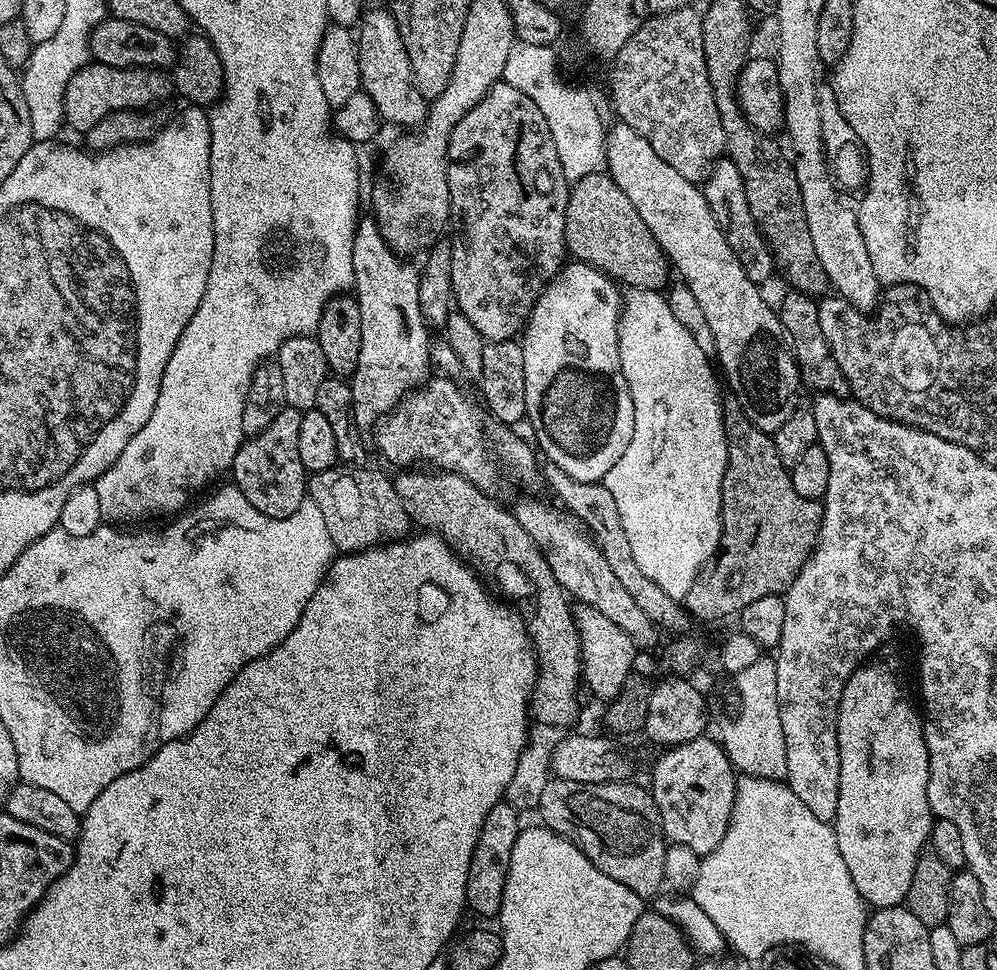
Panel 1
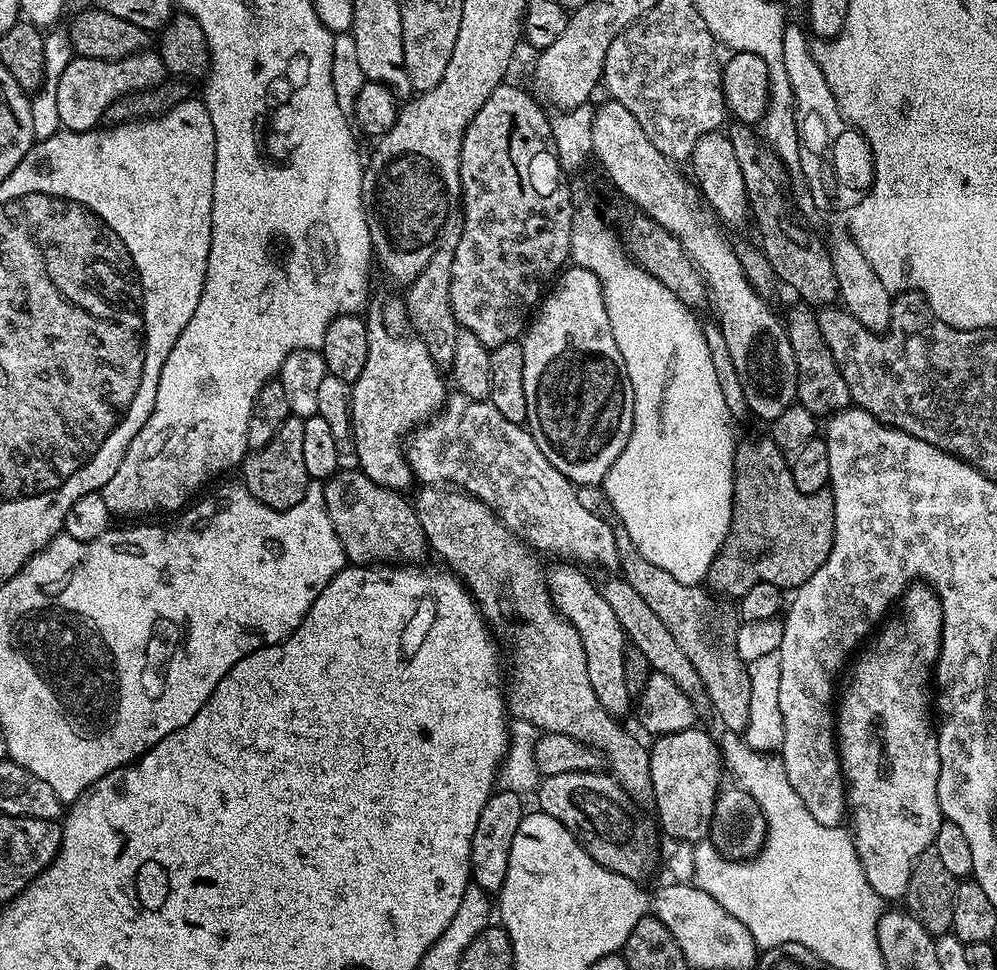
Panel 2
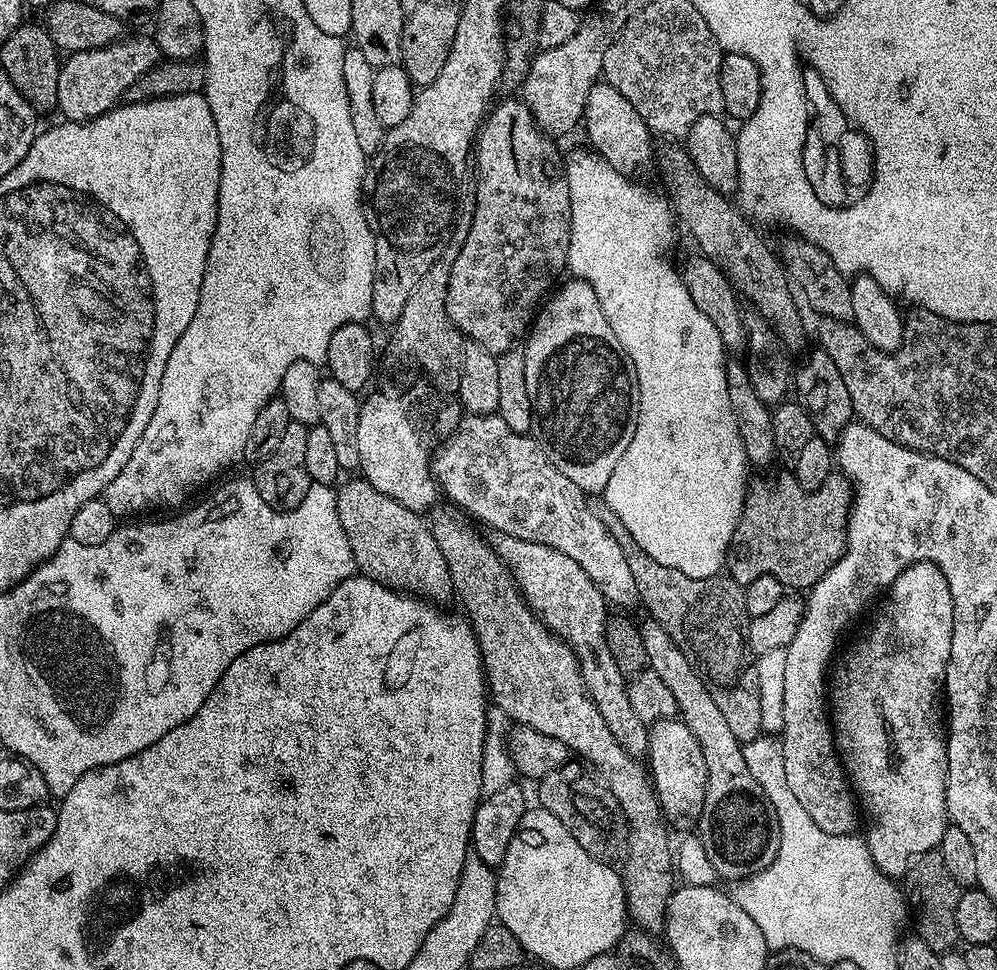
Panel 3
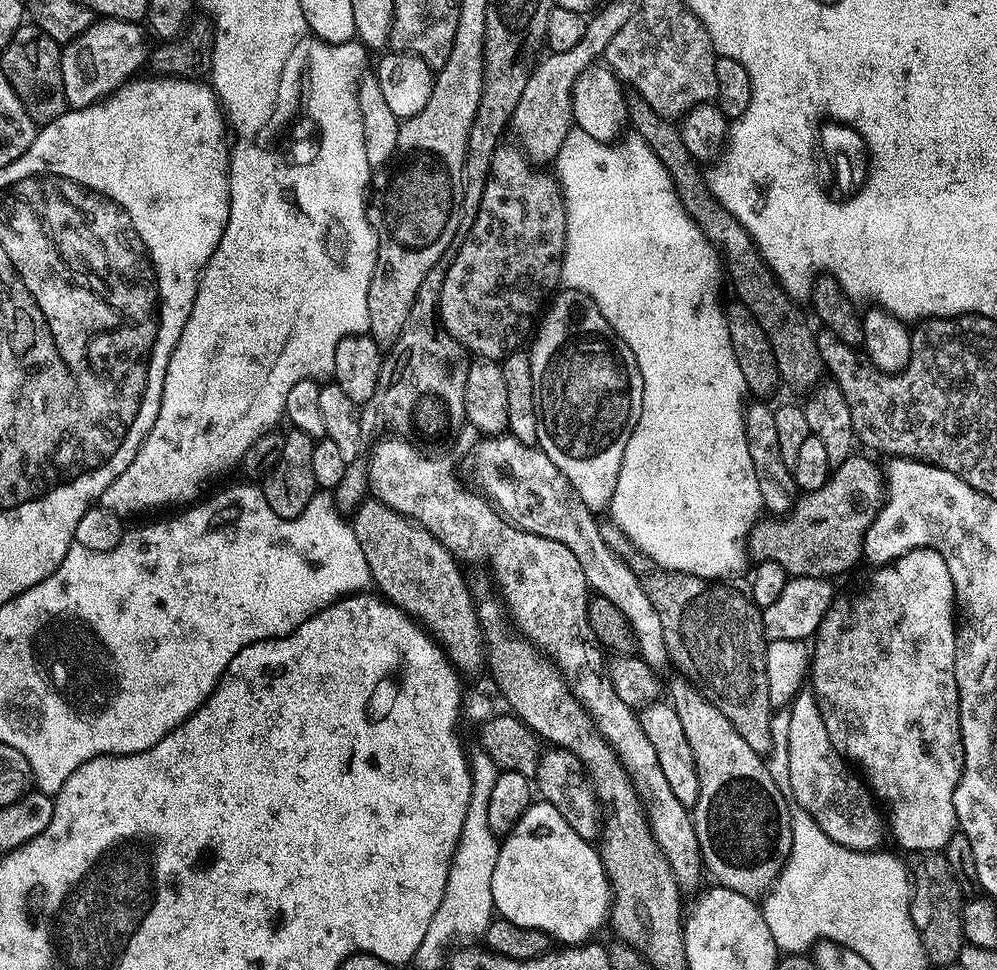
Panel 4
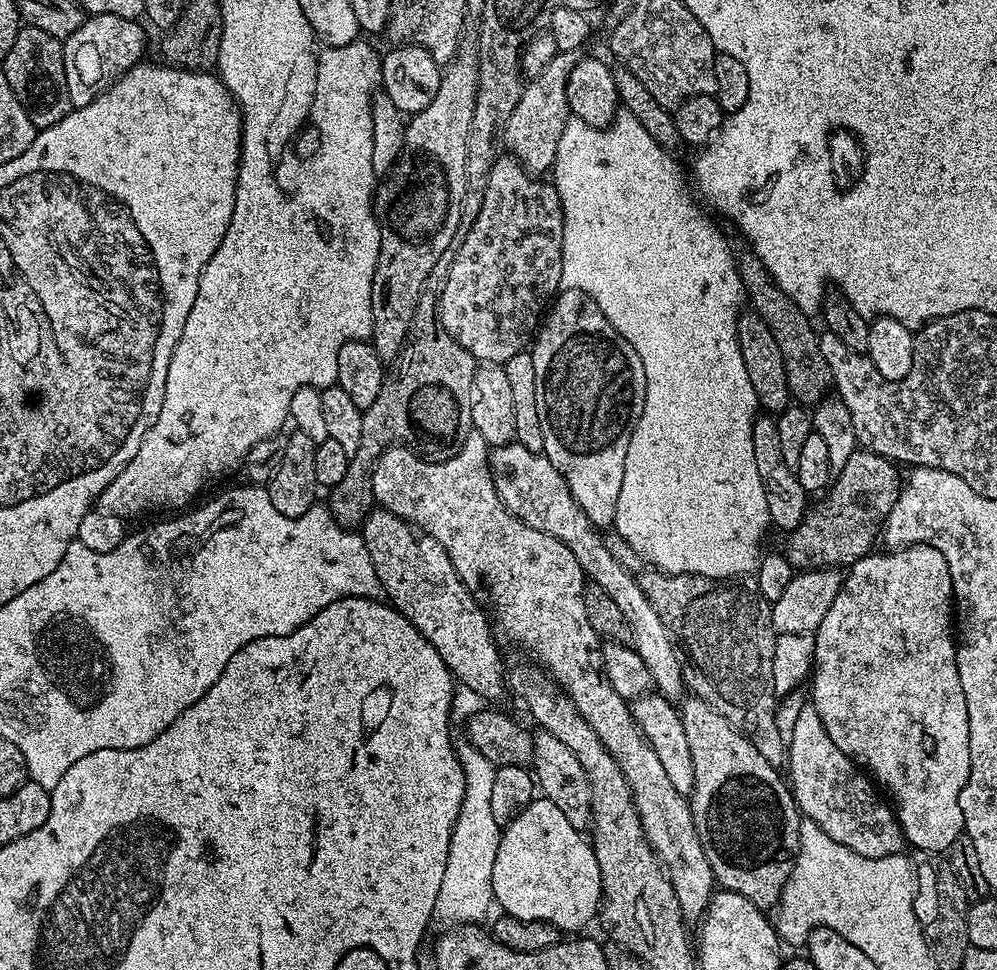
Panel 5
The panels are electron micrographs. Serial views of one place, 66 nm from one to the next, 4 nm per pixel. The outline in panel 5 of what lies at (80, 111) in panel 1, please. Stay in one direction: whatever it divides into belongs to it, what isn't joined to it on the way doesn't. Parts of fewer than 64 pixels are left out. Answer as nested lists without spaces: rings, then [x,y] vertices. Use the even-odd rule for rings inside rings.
[[[102,14],[101,16],[88,16],[82,26],[74,34],[70,34],[63,41],[64,61],[66,62],[66,86],[70,90],[70,102],[73,109],[85,108],[87,104],[93,104],[102,93],[106,92],[110,85],[119,80],[125,72],[135,68],[145,59],[144,56],[144,32],[141,25],[135,20],[118,18],[114,14]]]

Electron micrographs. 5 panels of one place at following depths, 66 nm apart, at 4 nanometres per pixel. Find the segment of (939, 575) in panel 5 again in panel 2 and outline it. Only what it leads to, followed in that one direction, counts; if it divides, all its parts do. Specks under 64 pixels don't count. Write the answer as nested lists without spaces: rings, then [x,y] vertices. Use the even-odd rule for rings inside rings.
[[[916,582],[905,591],[902,599],[899,601],[898,609],[899,608],[901,616],[898,617],[897,620],[889,619],[887,623],[875,633],[874,639],[871,641],[873,644],[870,645],[871,643],[869,643],[867,647],[855,657],[855,660],[857,659],[856,665],[854,665],[854,660],[854,663],[851,665],[851,668],[853,667],[852,673],[848,676],[848,685],[846,685],[845,688],[843,685],[842,695],[838,700],[838,711],[834,716],[834,743],[840,757],[842,784],[846,789],[846,808],[848,804],[848,812],[852,815],[850,835],[856,847],[858,858],[862,862],[862,870],[866,874],[866,882],[870,882],[874,894],[878,894],[881,901],[884,902],[888,902],[888,900],[897,900],[897,902],[903,901],[906,890],[908,889],[908,883],[910,882],[910,874],[914,870],[914,862],[927,848],[931,848],[935,845],[938,826],[942,823],[940,799],[938,798],[940,759],[938,758],[938,742],[936,741],[936,729],[934,727],[934,712],[930,707],[930,681],[934,676],[936,659],[940,656],[942,606],[940,605],[940,599],[937,598],[936,593],[932,591],[927,583]]]

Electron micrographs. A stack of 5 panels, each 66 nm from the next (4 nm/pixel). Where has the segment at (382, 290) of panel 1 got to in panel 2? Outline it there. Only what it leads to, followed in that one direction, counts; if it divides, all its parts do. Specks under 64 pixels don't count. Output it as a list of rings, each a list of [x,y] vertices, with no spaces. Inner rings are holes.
[[[384,292],[381,296],[373,295],[366,305],[366,366],[362,366],[362,374],[358,374],[352,385],[352,437],[356,453],[360,459],[359,470],[369,476],[380,486],[392,488],[403,493],[414,484],[412,468],[408,464],[407,455],[402,451],[400,435],[408,424],[408,412],[416,408],[416,380],[436,380],[441,369],[432,360],[426,344],[412,327],[407,314],[405,301],[398,295],[391,296]]]

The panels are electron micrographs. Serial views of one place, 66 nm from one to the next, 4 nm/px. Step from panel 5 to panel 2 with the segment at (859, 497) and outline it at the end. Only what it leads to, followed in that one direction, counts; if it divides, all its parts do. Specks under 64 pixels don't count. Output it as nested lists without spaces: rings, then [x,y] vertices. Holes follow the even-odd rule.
[[[771,438],[741,439],[734,454],[732,521],[720,552],[708,571],[707,587],[724,598],[742,597],[746,590],[759,583],[773,584],[782,590],[795,590],[806,582],[806,578],[810,578],[810,574],[814,574],[814,570],[818,570],[818,566],[822,566],[822,562],[826,562],[833,542],[834,498],[831,491],[802,494],[802,490],[794,486],[789,460]]]

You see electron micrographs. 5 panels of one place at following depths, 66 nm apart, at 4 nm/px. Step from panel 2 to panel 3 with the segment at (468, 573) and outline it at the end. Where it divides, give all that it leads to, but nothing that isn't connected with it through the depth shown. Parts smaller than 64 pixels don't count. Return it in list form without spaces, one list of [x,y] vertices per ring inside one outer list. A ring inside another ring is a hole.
[[[440,507],[431,509],[430,525],[449,566],[455,599],[464,603],[463,615],[476,635],[491,703],[497,704],[509,721],[558,738],[569,753],[577,752],[593,764],[595,775],[614,794],[628,822],[622,875],[629,921],[637,929],[659,933],[665,927],[667,902],[674,891],[674,852],[668,849],[669,829],[662,819],[649,769],[614,738],[586,690],[574,650],[533,614],[491,543],[483,540],[455,507]]]

